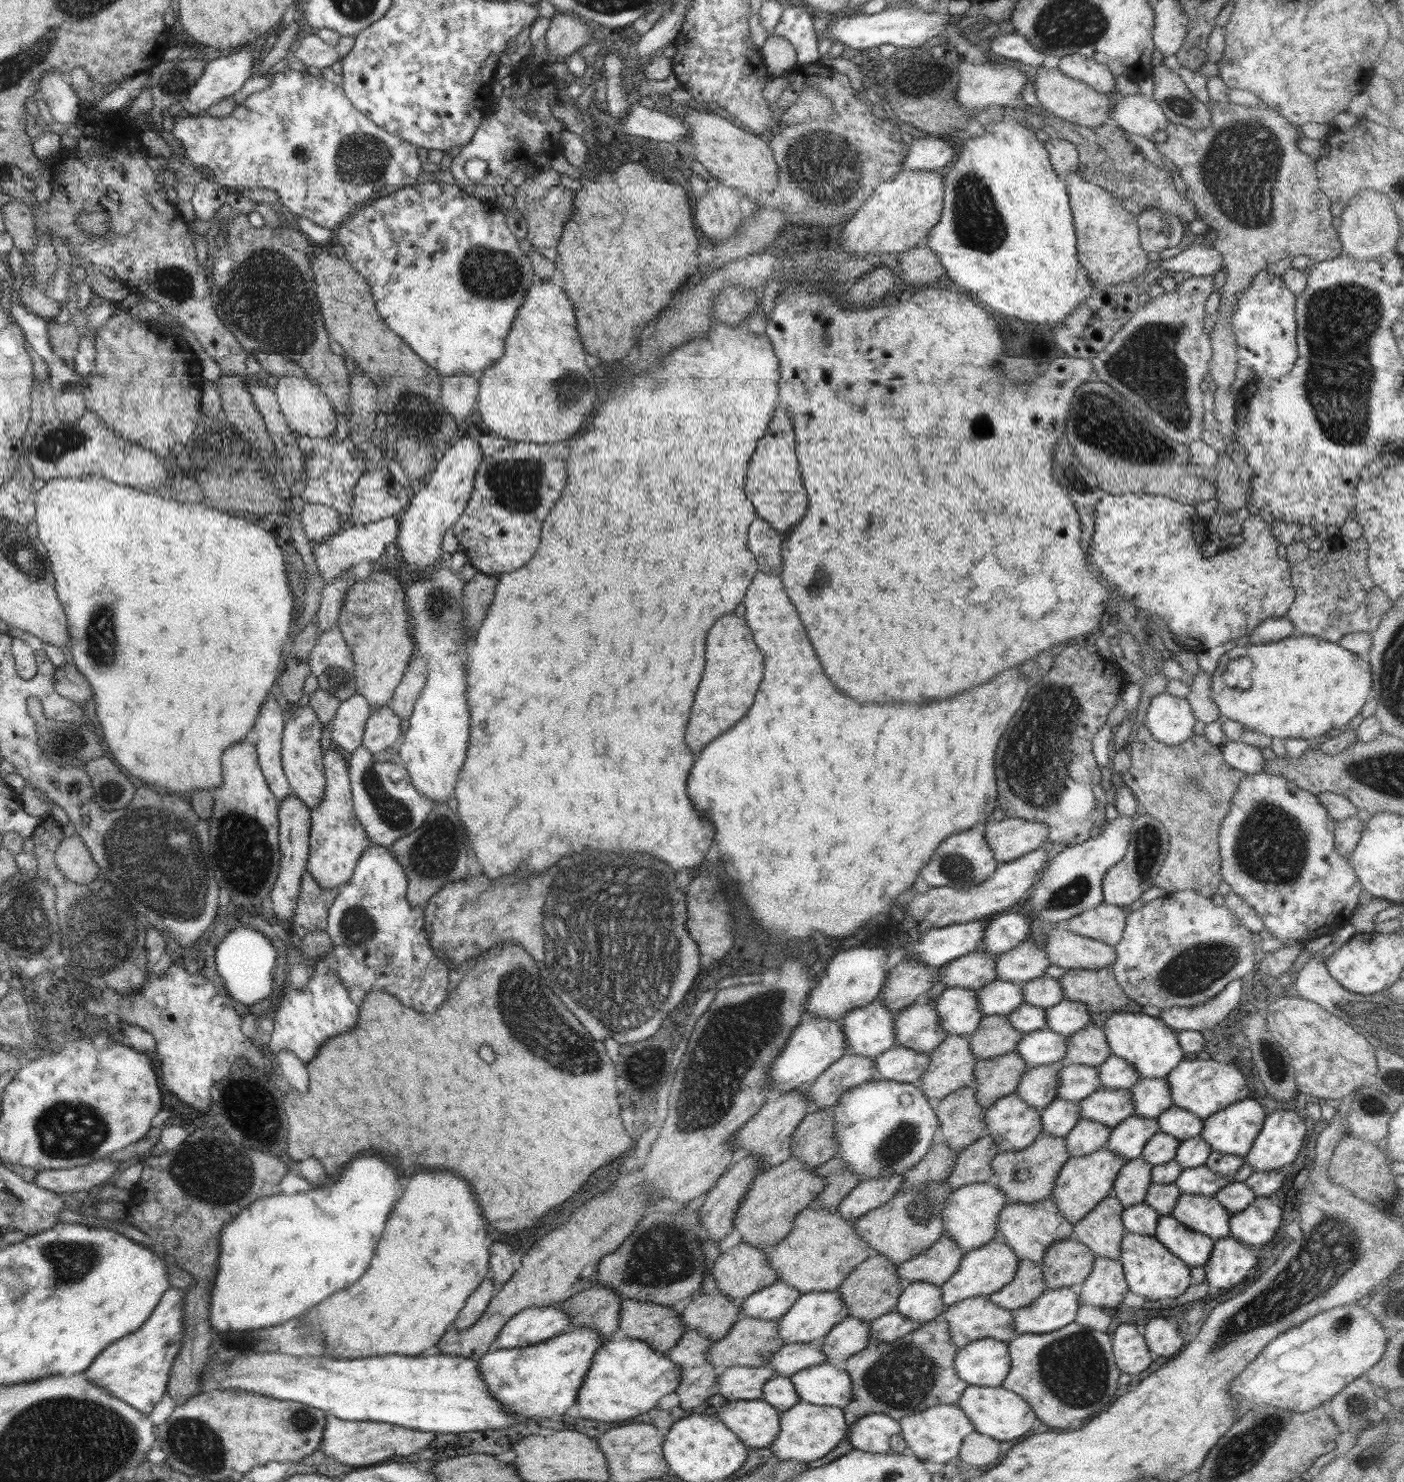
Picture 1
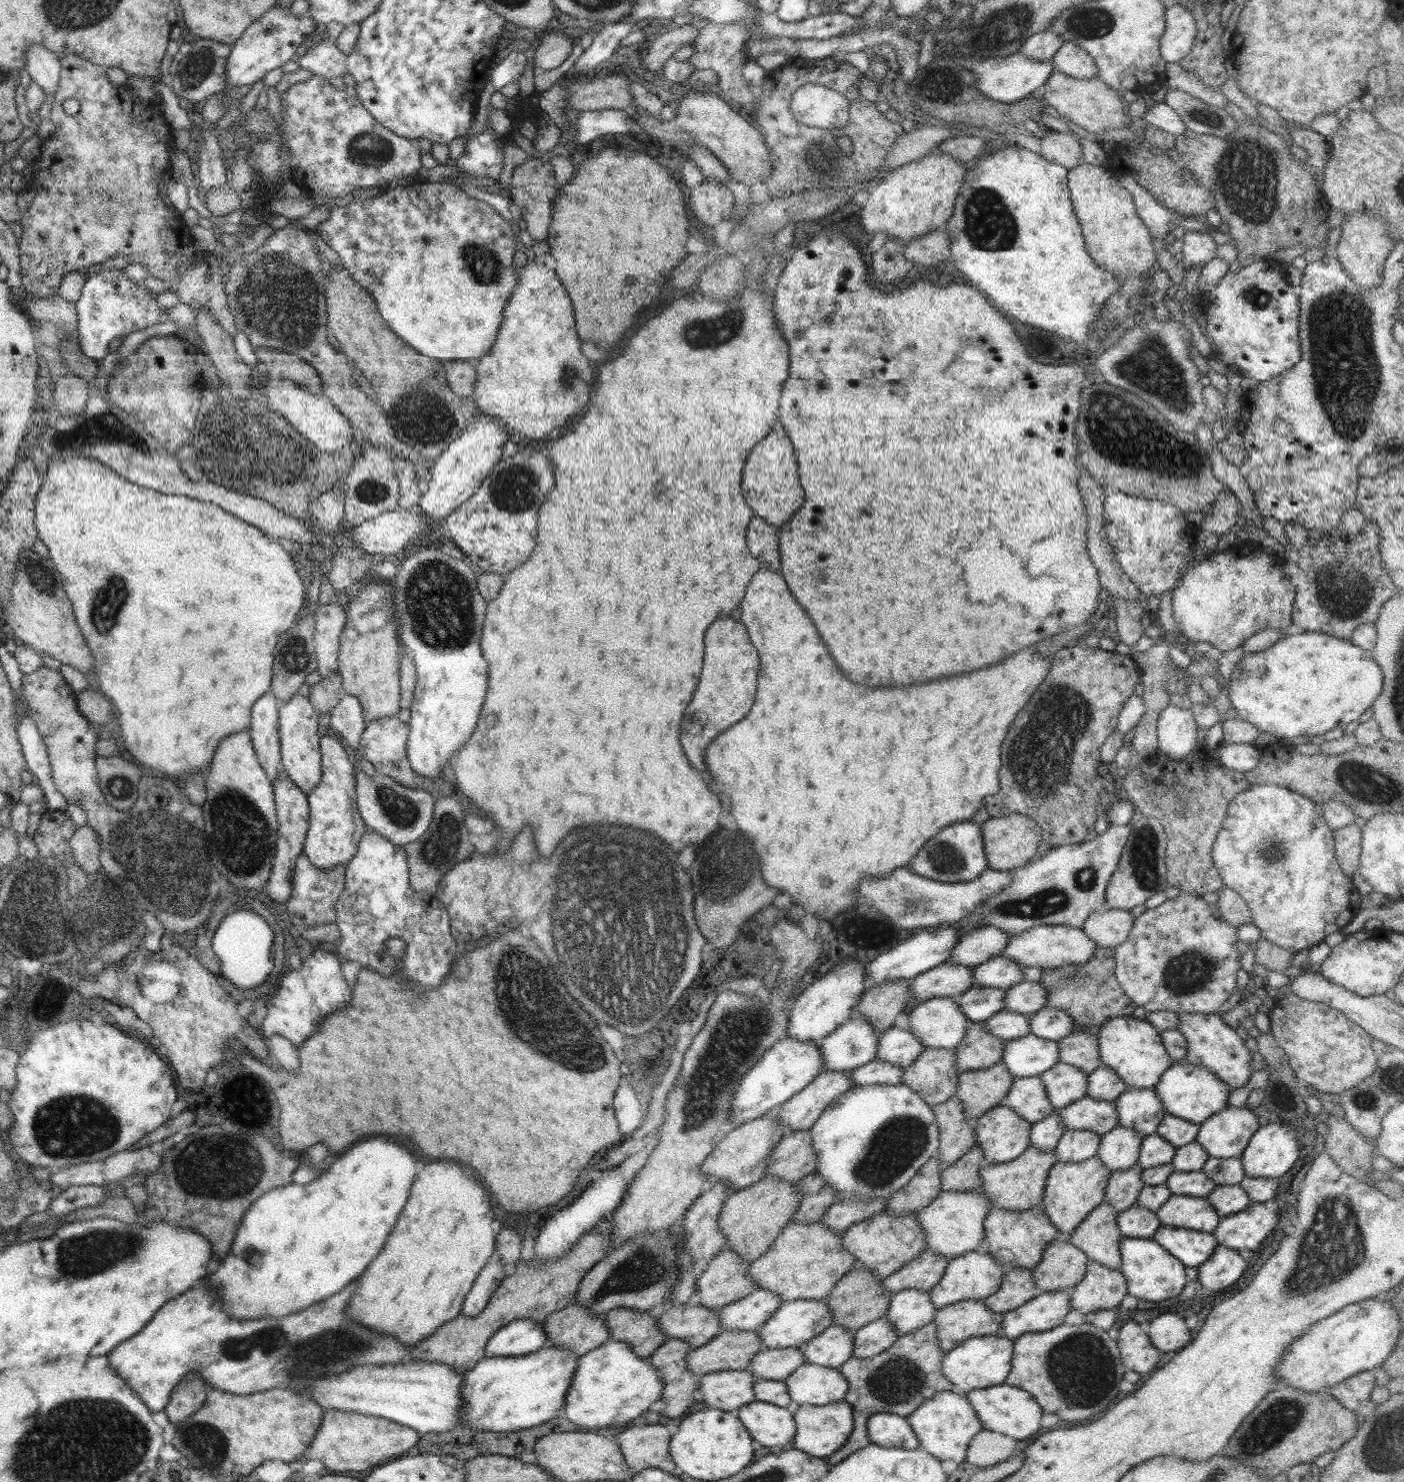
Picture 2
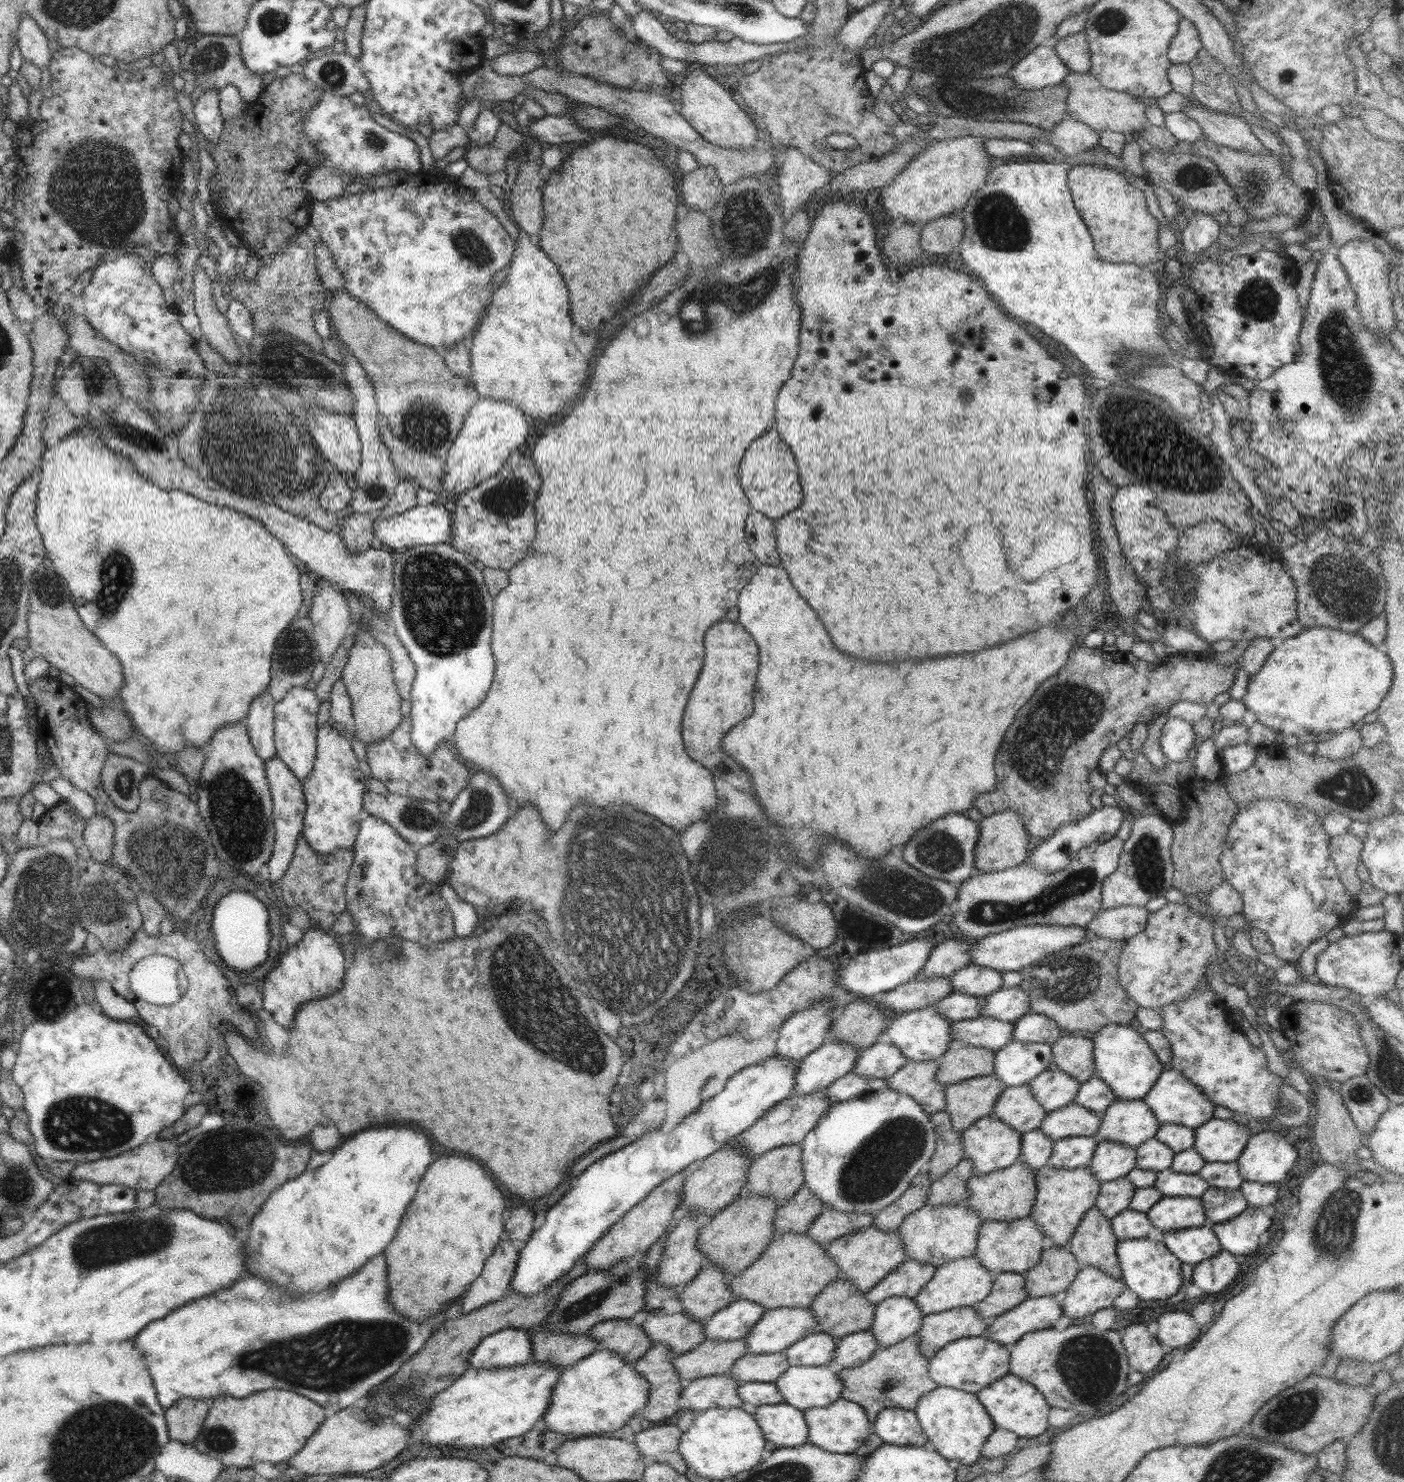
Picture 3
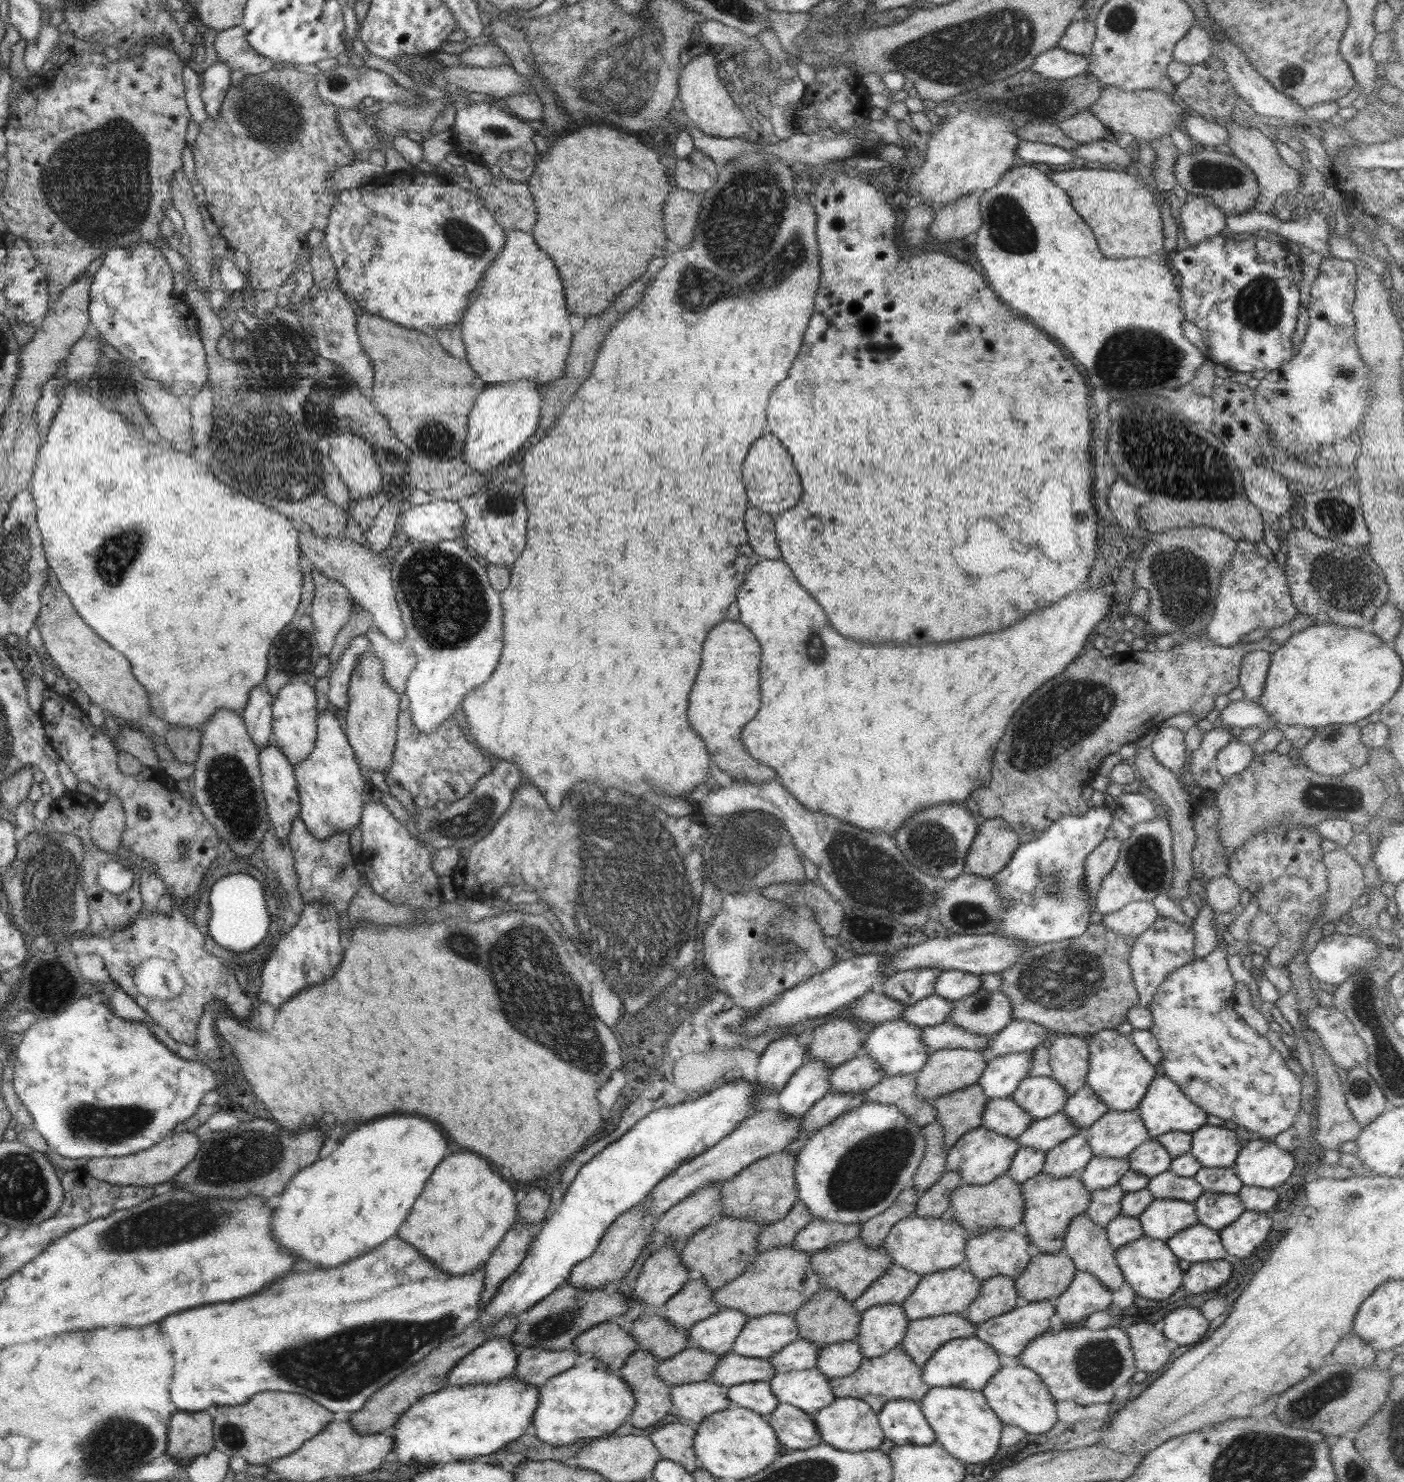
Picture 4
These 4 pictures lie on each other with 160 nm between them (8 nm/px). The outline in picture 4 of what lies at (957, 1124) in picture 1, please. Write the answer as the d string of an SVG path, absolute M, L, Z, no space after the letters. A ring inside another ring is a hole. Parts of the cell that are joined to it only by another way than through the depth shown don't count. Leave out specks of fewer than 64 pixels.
M938 1121L927 1124L922 1129L926 1141L926 1150L914 1173L913 1182L918 1192L928 1190L947 1170L947 1154L949 1149L944 1142L944 1129Z

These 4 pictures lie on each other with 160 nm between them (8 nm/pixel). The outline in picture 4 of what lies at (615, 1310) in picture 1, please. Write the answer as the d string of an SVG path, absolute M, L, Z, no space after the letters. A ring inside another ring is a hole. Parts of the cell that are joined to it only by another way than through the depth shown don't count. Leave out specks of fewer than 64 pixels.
M528 1347L518 1350L514 1377L537 1388L546 1384L552 1376L572 1368L580 1358L574 1348L568 1350L552 1350L538 1347Z

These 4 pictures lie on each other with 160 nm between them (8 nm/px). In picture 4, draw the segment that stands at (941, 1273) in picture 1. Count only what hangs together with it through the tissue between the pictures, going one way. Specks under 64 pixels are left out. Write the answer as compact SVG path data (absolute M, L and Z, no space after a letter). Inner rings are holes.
M892 1263L852 1304L861 1313L877 1304L900 1305L914 1292L920 1279L919 1274Z

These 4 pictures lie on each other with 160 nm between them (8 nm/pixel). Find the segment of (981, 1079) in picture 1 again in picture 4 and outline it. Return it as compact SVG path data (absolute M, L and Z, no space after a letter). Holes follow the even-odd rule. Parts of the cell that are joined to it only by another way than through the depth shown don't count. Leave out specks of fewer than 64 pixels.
M978 1083L930 1101L938 1111L936 1121L943 1126L946 1148L950 1149L965 1132L981 1125L988 1101Z

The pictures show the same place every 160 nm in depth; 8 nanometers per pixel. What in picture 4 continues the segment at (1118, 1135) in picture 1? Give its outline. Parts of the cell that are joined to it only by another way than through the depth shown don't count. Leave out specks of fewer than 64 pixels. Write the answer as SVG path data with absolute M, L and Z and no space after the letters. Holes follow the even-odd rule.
M1093 1155L1079 1179L1092 1192L1118 1184L1120 1177L1130 1169L1127 1157L1116 1158Z

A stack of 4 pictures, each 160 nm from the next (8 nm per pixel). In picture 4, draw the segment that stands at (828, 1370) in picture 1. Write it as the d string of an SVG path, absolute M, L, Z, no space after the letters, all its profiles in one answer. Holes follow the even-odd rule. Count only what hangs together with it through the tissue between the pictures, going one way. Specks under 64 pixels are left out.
M816 1367L776 1373L768 1383L780 1403L790 1404L809 1415L830 1406L835 1399L829 1378Z

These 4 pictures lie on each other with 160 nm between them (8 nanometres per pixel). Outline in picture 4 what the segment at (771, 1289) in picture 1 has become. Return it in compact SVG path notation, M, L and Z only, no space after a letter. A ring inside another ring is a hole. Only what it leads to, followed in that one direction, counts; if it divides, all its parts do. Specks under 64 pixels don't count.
M720 1308L716 1314L698 1321L687 1331L690 1346L698 1346L710 1354L722 1356L732 1351L747 1319L738 1309Z

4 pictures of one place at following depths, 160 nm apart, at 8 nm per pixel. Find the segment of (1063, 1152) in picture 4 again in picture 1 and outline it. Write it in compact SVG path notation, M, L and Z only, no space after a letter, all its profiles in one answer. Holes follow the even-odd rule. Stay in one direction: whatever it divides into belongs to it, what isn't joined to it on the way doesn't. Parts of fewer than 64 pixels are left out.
M1080 1117L1076 1126L1064 1138L1069 1156L1086 1156L1104 1148L1110 1133L1109 1126Z

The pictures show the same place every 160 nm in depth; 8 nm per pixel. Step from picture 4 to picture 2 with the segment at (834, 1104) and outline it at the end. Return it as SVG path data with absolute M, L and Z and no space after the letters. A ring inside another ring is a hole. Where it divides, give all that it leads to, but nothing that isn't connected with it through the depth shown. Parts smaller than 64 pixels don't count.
M874 1059L869 1064L849 1072L853 1086L856 1085L897 1085L902 1083L904 1069L892 1066L888 1062Z

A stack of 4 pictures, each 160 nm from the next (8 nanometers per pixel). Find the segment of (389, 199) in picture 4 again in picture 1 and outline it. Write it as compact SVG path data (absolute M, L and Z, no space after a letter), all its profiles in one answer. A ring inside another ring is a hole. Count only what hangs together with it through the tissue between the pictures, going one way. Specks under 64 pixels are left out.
M448 184L448 202L424 202L418 198L418 188L410 185L394 192L384 193L372 202L360 206L348 220L345 220L334 230L333 242L344 247L343 258L367 280L370 285L375 307L381 314L384 322L395 332L414 352L432 368L435 368L442 377L455 374L469 374L477 380L481 378L484 368L490 368L504 354L505 340L508 330L512 326L520 306L526 298L528 289L537 280L528 253L518 247L516 235L508 225L502 207L495 203L482 201L474 195L466 193L465 189L456 184Z

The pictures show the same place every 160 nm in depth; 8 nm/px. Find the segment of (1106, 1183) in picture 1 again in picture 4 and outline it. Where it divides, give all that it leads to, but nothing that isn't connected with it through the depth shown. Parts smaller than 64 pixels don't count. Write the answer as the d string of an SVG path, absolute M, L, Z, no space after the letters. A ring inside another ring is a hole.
M1040 1171L1036 1176L1026 1179L1021 1184L1024 1197L1024 1215L1021 1229L1026 1232L1028 1240L1042 1252L1050 1254L1063 1253L1064 1238L1071 1220L1088 1209L1091 1192L1082 1184L1079 1177L1055 1177L1047 1172Z

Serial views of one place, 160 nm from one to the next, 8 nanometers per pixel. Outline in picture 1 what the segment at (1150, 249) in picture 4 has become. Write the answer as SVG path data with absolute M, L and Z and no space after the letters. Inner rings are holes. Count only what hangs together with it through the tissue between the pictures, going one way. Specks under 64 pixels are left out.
M1077 171L1070 172L1064 181L1076 231L1077 259L1091 282L1112 286L1138 281L1139 275L1152 263L1148 261L1148 252L1142 249L1136 215L1128 212L1109 190L1083 180Z

